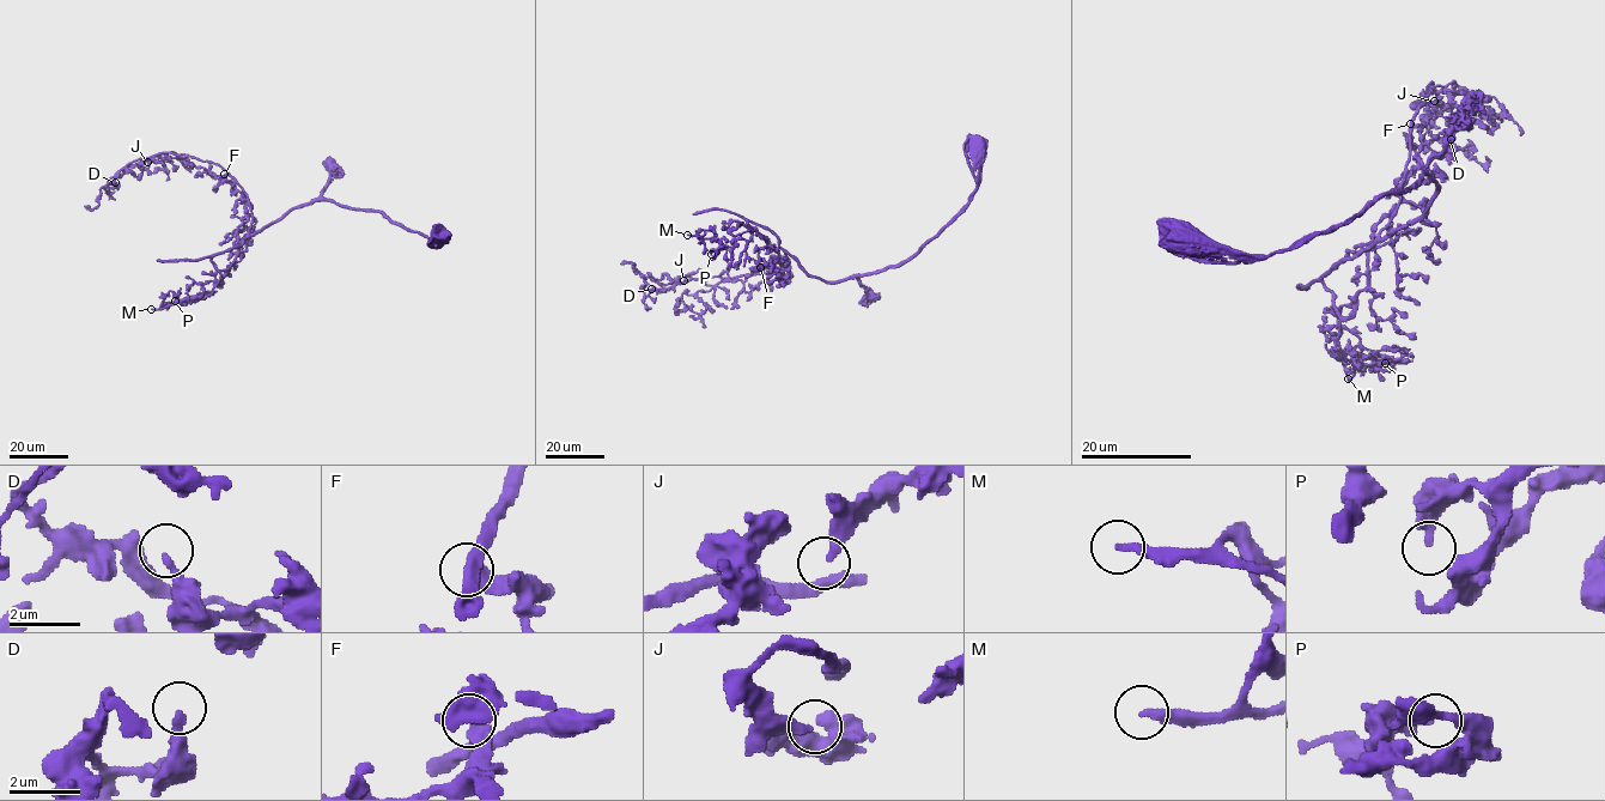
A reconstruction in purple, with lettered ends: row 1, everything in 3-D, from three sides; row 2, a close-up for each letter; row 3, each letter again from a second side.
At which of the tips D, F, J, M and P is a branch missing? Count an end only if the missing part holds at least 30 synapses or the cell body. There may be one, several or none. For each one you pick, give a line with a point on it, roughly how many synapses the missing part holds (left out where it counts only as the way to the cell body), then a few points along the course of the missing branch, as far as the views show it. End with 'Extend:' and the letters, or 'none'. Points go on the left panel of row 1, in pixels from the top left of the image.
M: (151, 309) | 950 syn | (151, 309), (128, 301), (111, 281), (111, 267), (77, 236), (76, 216), (83, 202), (95, 193), (103, 210)
Extend: M

